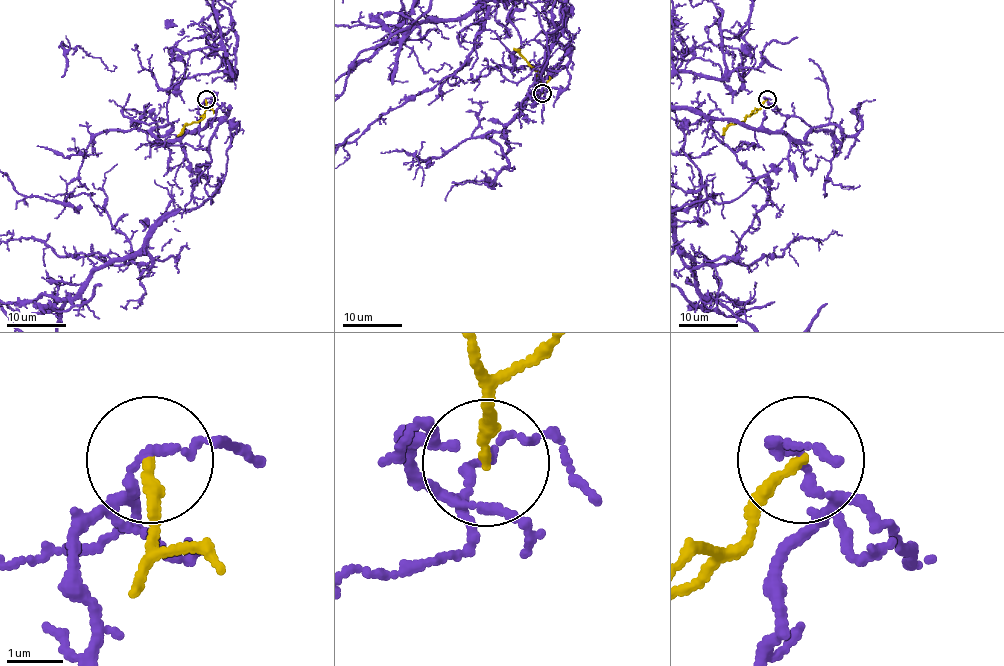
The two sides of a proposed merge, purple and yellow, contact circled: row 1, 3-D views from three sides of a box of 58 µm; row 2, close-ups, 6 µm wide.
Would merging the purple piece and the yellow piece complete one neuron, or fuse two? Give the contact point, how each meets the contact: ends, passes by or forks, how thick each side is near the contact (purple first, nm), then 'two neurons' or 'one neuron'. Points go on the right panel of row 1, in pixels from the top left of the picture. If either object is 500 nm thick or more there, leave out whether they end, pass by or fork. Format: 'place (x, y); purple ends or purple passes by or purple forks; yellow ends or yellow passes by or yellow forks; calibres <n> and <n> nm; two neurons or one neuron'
place (767, 99); purple passes by; yellow ends; calibres 120 and 200 nm; two neurons

